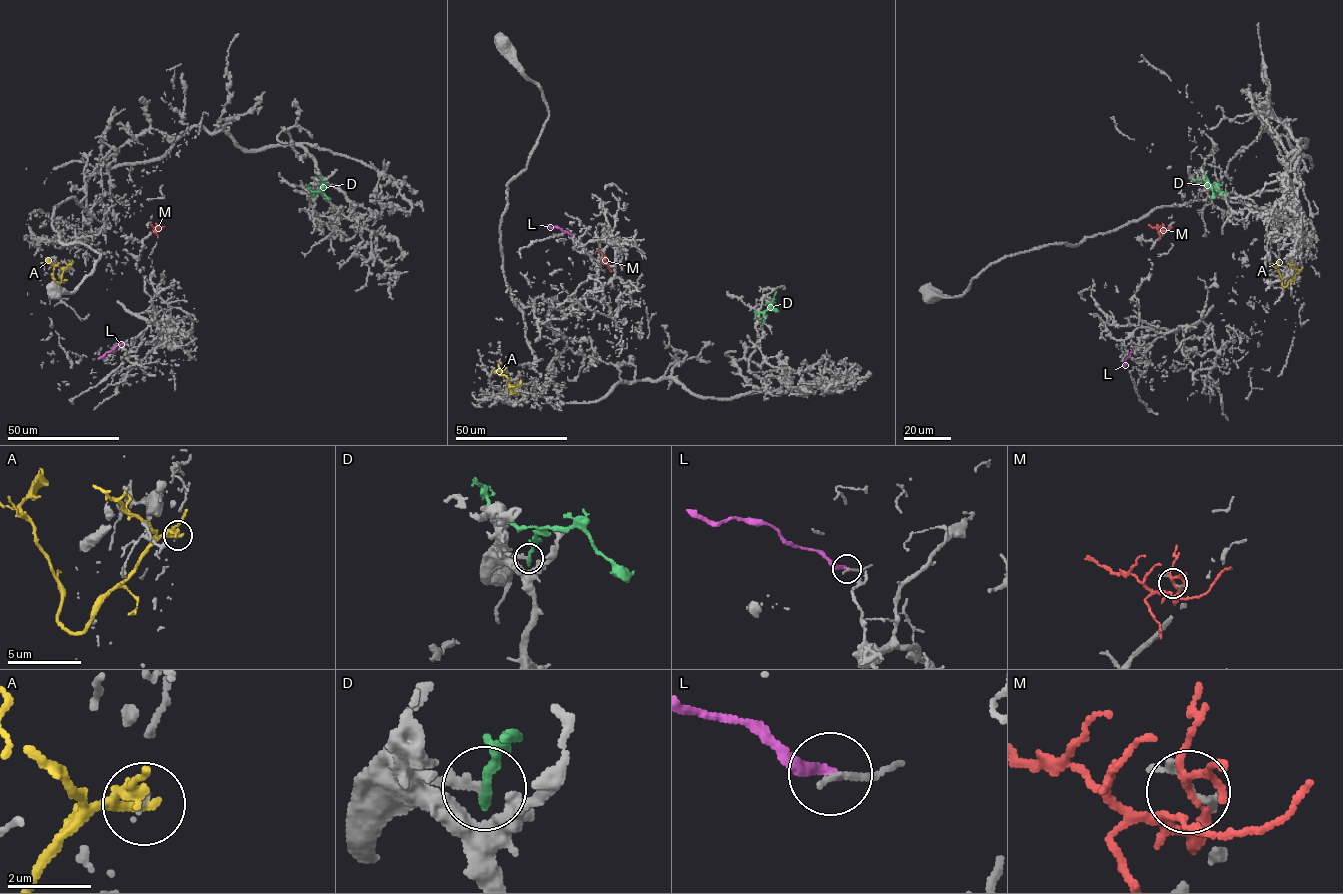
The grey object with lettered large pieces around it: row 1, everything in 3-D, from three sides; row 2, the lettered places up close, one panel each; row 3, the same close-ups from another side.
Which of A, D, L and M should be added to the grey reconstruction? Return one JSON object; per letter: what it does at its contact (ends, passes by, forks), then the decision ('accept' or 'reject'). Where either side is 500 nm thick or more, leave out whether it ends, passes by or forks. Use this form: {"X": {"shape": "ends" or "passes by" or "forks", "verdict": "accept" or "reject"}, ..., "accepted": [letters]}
{"A": {"shape": "forks", "verdict": "reject"}, "D": {"shape": "ends", "verdict": "reject"}, "L": {"shape": "ends", "verdict": "reject"}, "M": {"shape": "forks", "verdict": "reject"}, "accepted": []}

